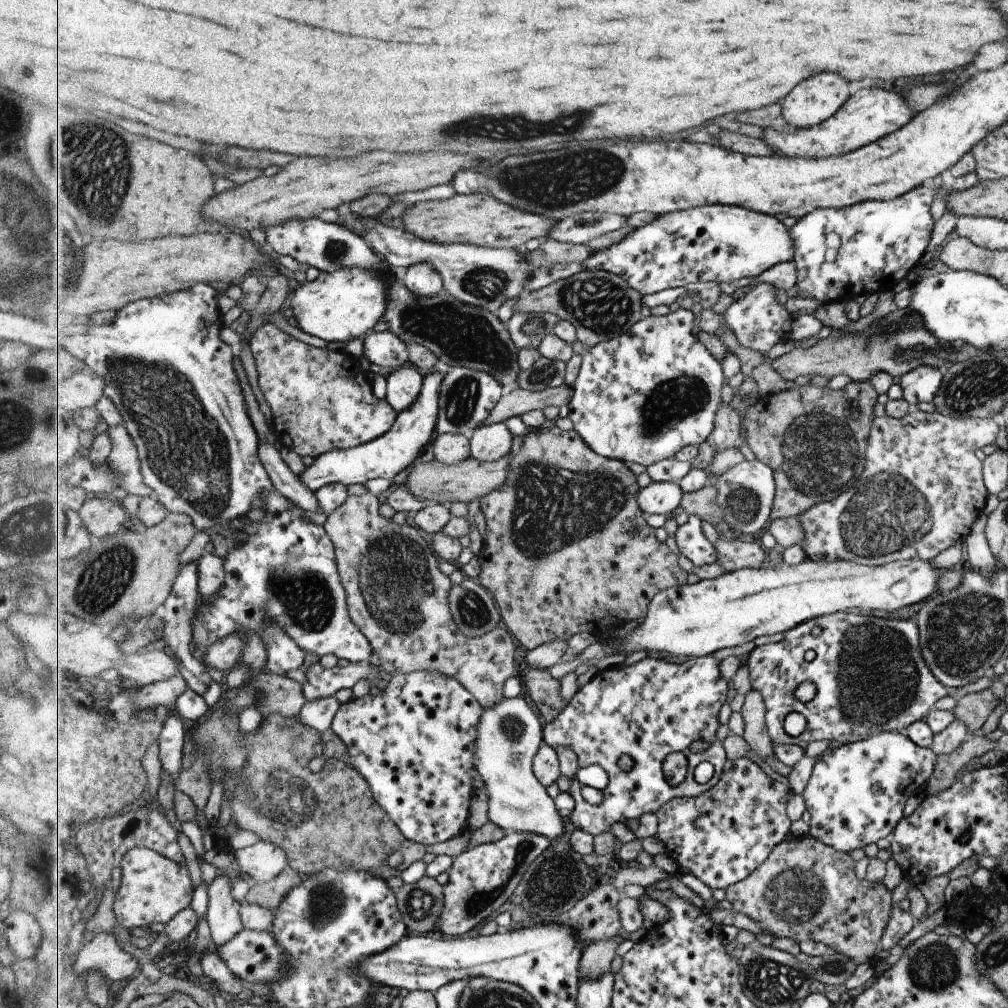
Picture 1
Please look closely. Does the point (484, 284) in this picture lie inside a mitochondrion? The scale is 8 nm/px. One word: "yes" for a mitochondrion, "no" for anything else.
yes

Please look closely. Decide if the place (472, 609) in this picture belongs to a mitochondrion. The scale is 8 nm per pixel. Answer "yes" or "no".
yes

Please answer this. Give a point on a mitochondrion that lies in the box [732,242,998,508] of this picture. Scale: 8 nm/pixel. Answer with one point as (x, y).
(820, 453)

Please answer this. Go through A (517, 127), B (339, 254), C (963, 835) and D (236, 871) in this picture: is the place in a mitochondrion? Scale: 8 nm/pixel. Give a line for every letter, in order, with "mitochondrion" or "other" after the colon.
A: mitochondrion
B: mitochondrion
C: mitochondrion
D: other

